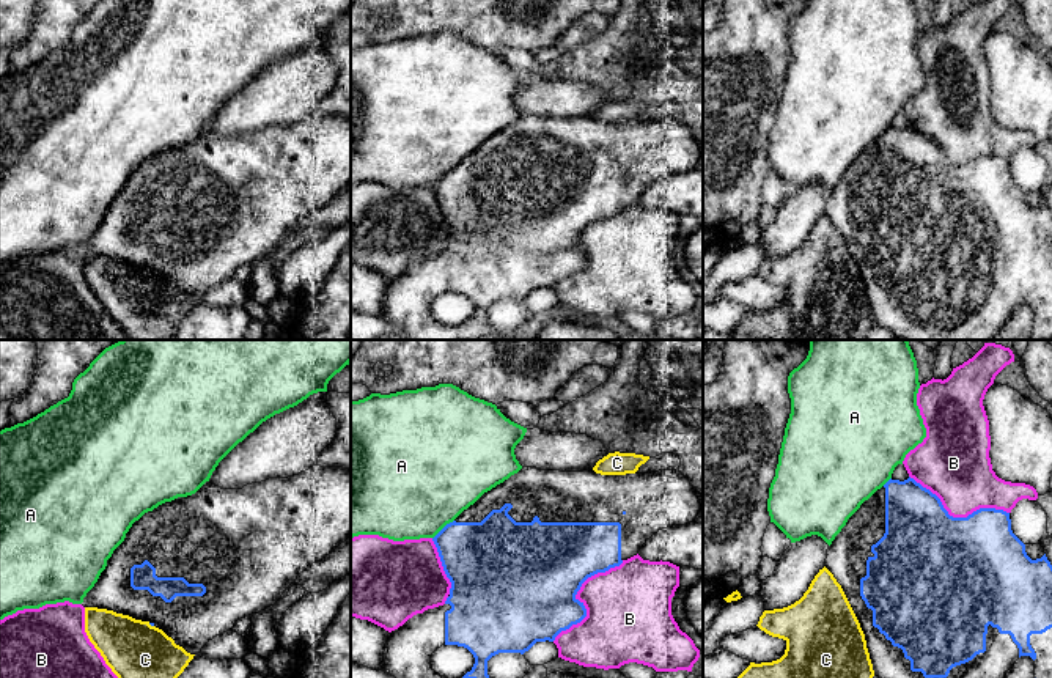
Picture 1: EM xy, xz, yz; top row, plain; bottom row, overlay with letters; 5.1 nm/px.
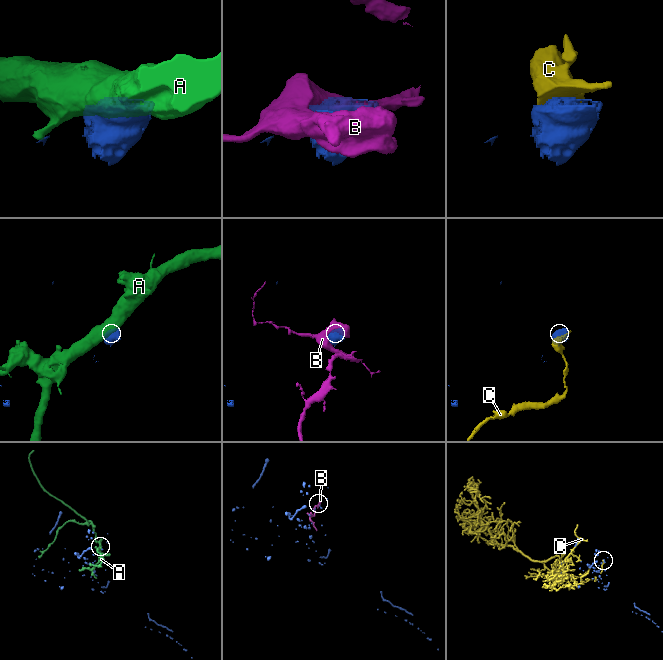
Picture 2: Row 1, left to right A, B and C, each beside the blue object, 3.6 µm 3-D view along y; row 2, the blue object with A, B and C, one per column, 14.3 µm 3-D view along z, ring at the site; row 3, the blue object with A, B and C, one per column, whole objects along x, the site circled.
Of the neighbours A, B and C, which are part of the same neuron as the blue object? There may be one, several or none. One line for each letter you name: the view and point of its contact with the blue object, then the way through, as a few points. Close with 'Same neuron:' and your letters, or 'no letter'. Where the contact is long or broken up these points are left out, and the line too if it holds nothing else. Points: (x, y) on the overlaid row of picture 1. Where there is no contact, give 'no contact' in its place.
Same neuron: no letter

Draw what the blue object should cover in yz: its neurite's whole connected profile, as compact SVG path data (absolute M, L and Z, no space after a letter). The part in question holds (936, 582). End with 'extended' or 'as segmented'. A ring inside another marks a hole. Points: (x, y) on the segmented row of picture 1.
M914 478L888 480L848 519L827 549L826 568L841 585L865 634L874 675L879 678L1005 678L1021 656L1035 661L1035 678L1052 678L1052 565L1046 554L1032 560L1013 533L1010 513L980 508L967 518L953 518L940 499Z; extended

